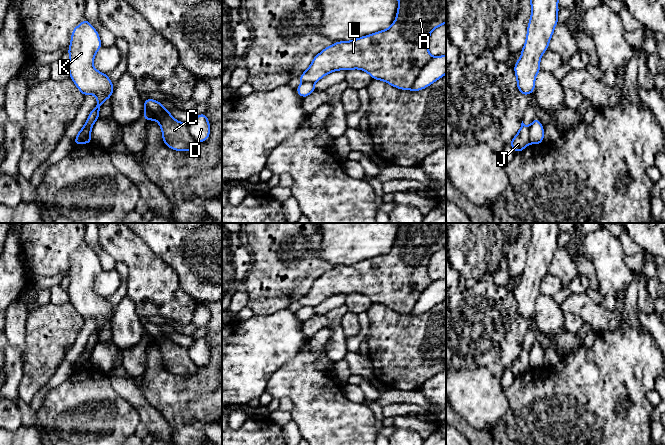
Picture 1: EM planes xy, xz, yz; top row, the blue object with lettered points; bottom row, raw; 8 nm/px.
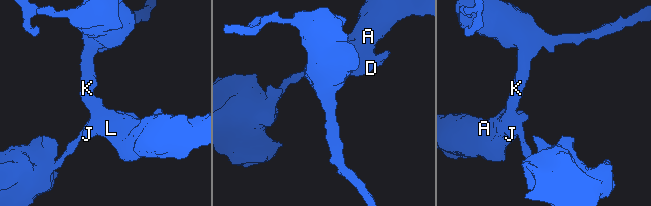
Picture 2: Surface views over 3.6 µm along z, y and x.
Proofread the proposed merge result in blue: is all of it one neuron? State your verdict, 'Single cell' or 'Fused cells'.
Fused cells

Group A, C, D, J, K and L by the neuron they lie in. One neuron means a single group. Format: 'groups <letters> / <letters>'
groups A C J K L / D

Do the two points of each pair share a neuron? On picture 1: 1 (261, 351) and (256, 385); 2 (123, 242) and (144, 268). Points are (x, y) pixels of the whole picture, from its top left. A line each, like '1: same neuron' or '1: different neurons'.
1: same neuron
2: same neuron

